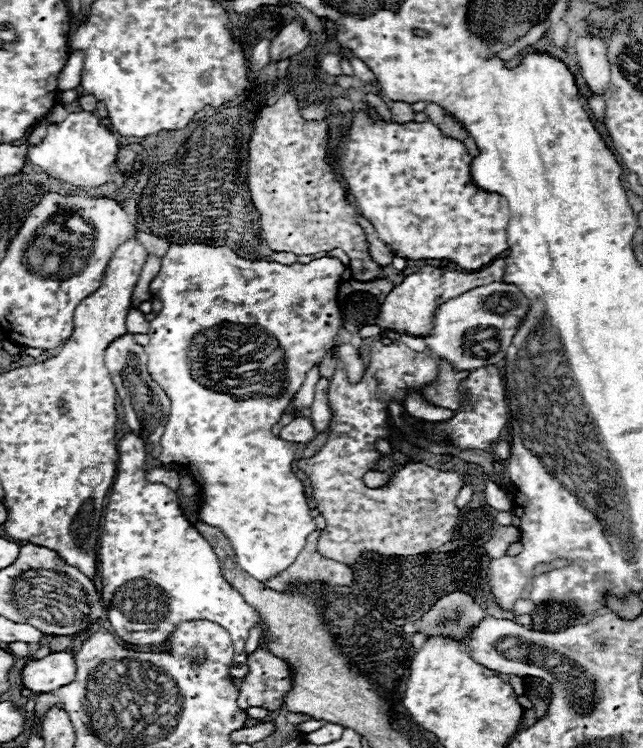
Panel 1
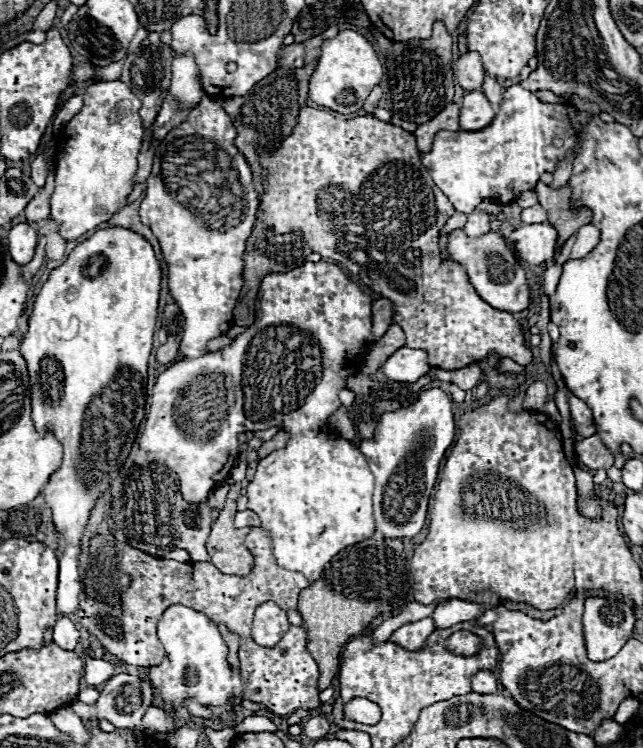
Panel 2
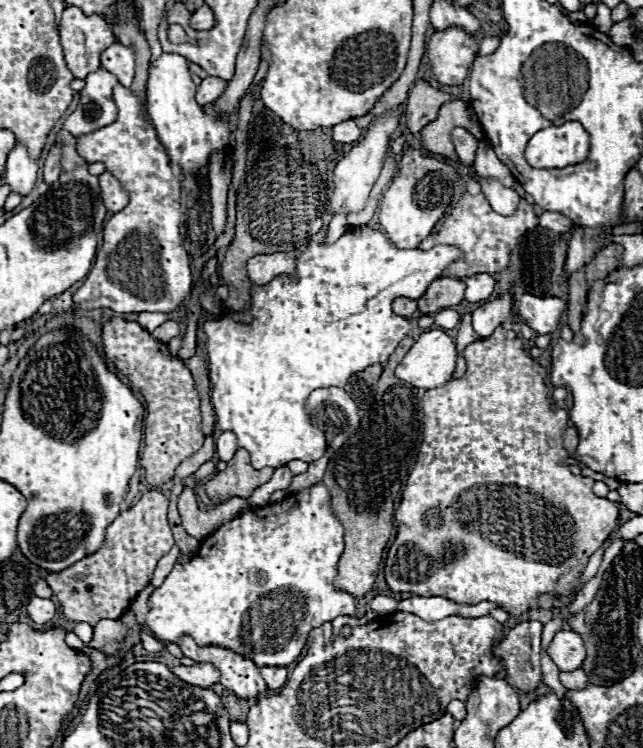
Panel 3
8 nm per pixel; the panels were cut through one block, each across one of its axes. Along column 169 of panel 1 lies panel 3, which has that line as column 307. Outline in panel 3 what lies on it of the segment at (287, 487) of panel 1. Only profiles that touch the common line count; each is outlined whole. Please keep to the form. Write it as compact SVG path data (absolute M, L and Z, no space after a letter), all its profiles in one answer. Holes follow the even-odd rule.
M370 228L358 234L347 231L328 246L310 242L308 250L296 260L296 282L278 276L266 286L254 284L250 310L226 312L218 320L204 324L216 426L236 434L238 446L248 450L250 463L256 470L266 466L280 468L290 460L314 462L322 458L328 444L324 432L308 422L304 410L308 394L326 386L344 388L348 376L370 364L386 364L398 342L412 328L406 318L392 312L394 298L404 296L418 300L428 284L458 256L462 256L462 252L446 244L438 244L426 252L418 248L402 250L384 238L382 232Z

